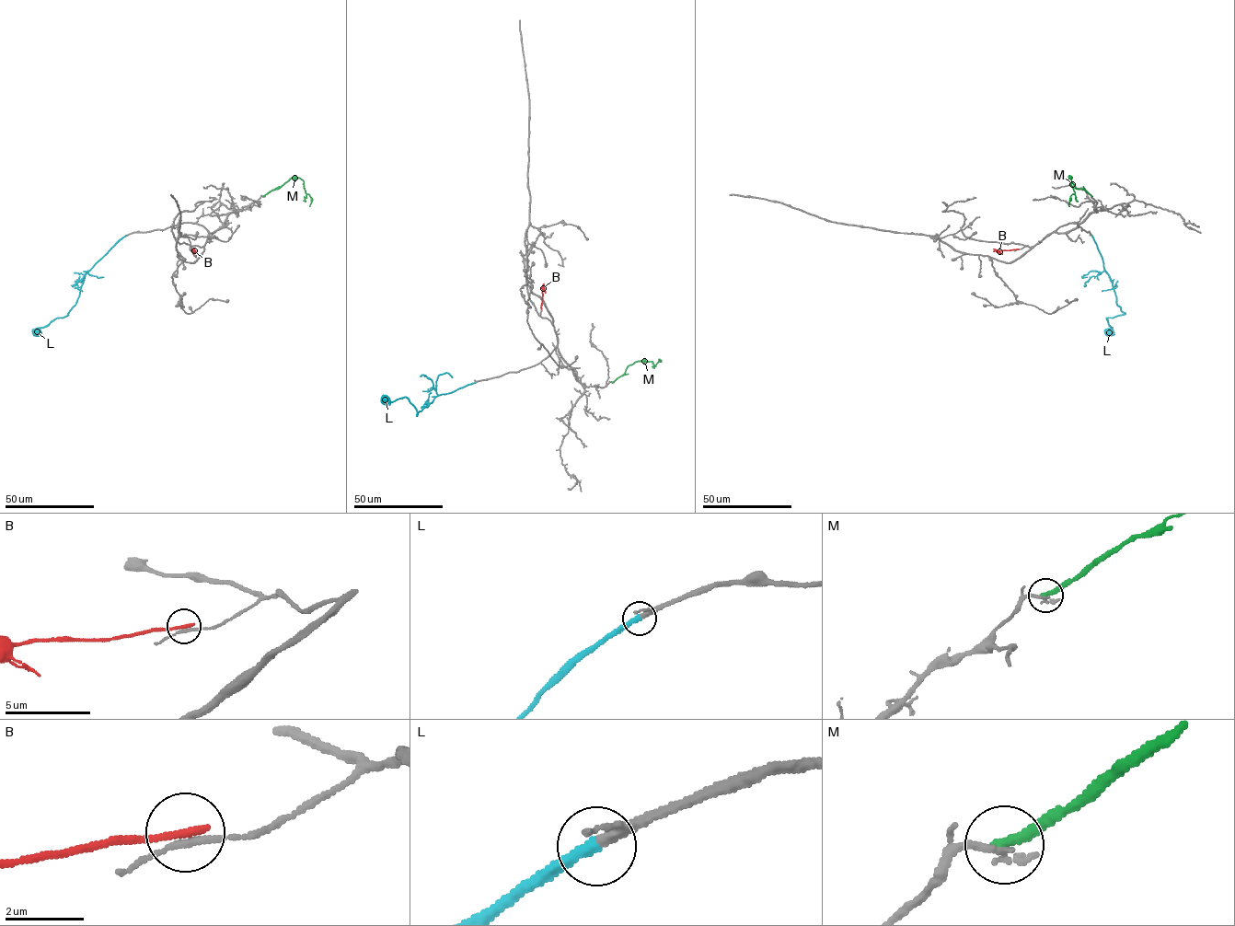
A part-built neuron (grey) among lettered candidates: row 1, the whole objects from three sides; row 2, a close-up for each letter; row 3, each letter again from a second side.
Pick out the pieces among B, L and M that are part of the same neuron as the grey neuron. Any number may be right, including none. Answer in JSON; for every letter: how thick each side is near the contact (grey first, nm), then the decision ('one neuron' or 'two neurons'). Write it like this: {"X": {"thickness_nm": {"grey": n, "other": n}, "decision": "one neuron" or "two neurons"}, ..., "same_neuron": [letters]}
{"B": {"thickness_nm": {"grey": 140, "other": 220}, "decision": "two neurons"}, "L": {"thickness_nm": {"grey": 260, "other": 320}, "decision": "one neuron"}, "M": {"thickness_nm": {"grey": 220, "other": 320}, "decision": "two neurons"}, "same_neuron": ["L"]}

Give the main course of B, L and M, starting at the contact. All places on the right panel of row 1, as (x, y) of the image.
B: (1017, 248), (993, 251)
L: (1091, 236), (1112, 283), (1116, 303), (1125, 314), (1106, 318), (1112, 327), (1112, 332), (1107, 335)
M: (1091, 196), (1075, 187), (1071, 177), (1075, 193), (1070, 196), (1069, 206)

